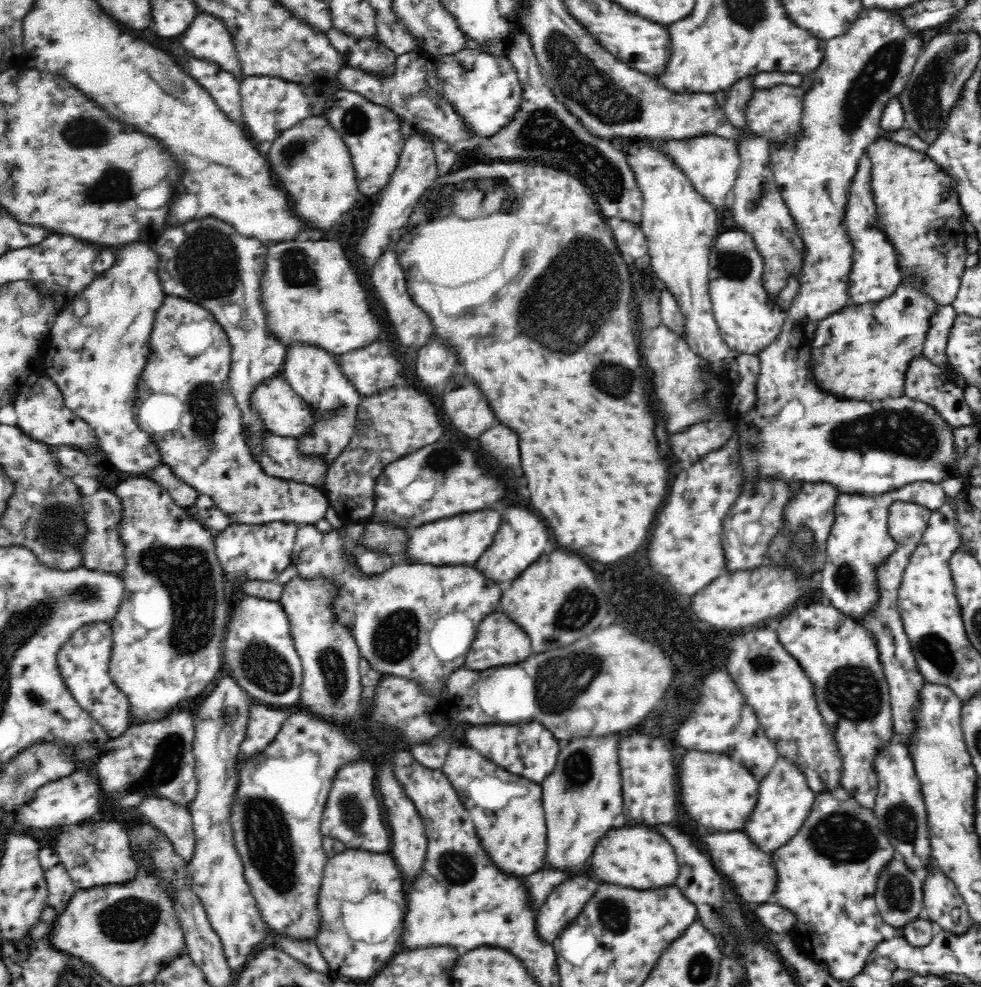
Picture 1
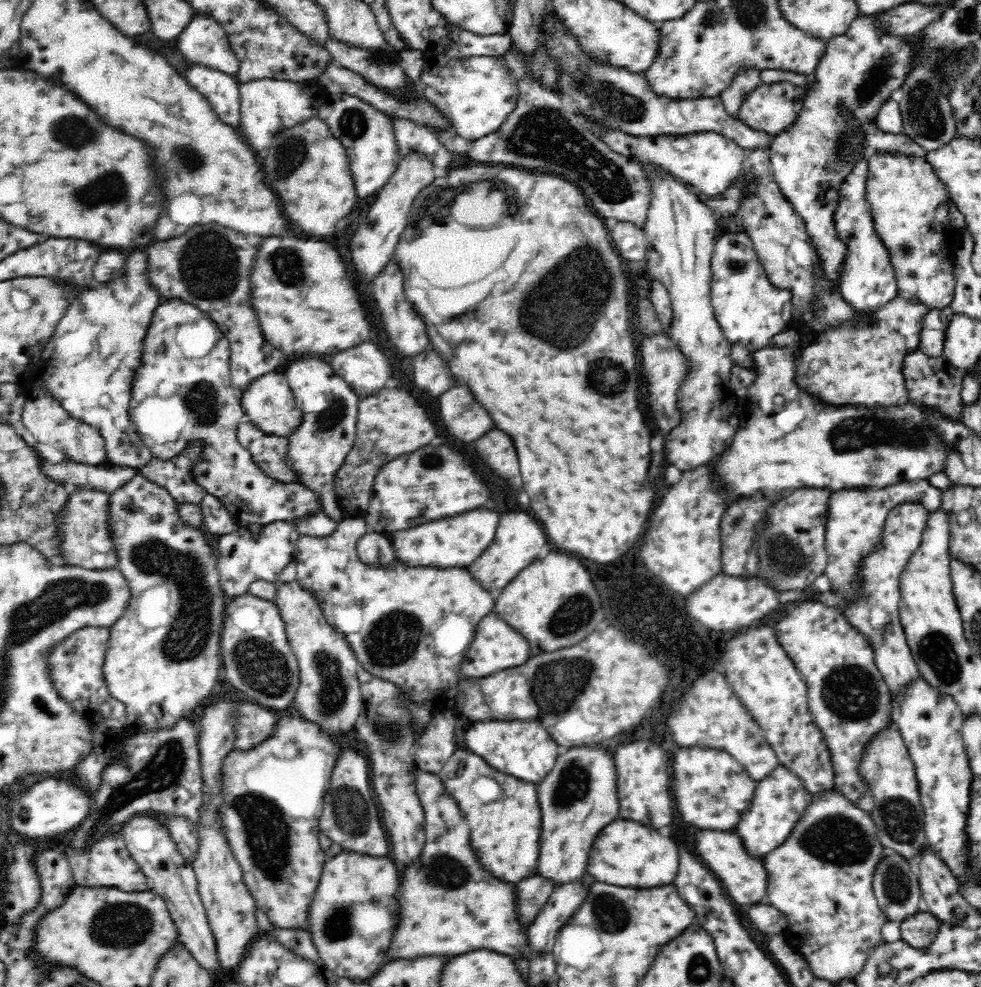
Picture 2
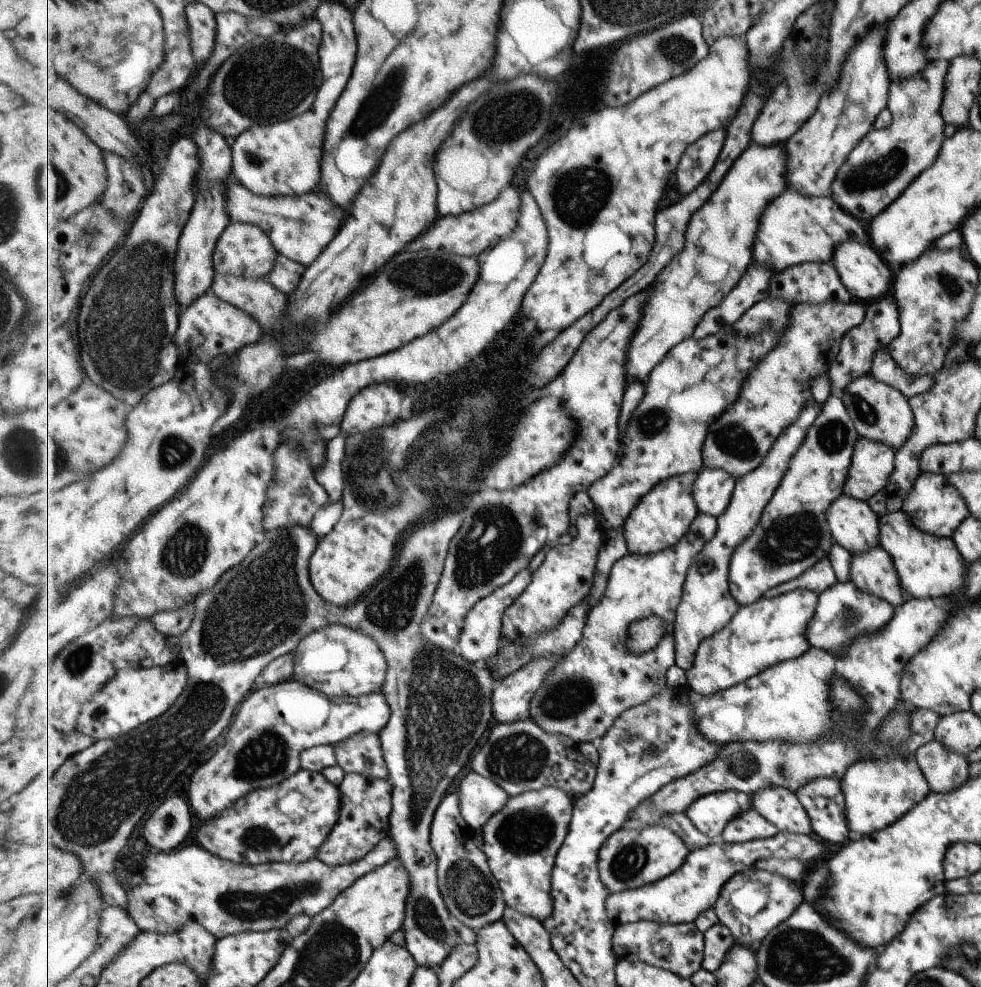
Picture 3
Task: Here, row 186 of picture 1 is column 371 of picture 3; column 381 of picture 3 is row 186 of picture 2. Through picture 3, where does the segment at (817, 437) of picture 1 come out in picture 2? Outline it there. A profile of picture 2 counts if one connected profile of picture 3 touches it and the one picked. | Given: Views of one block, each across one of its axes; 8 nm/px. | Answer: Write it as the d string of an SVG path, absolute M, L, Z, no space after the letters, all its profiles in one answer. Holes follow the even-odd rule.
M860 13L851 23L848 32L827 40L825 53L813 73L815 82L806 93L797 121L790 129L773 137L768 146L774 180L796 215L806 225L806 235L810 237L810 244L818 255L818 271L822 273L822 285L830 293L840 293L839 278L849 255L847 244L838 236L834 222L834 213L841 200L842 183L845 183L846 177L854 168L854 158L862 152L861 146L867 137L865 126L875 124L882 105L906 82L918 61L915 39L891 34L883 25L882 14Z

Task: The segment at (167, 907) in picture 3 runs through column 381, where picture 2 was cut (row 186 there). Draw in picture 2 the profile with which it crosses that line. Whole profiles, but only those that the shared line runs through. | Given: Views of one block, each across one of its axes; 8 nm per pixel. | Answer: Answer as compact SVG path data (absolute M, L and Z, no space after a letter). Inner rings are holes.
M867 158L856 162L852 172L846 177L845 183L841 186L841 200L834 213L834 222L838 236L847 244L849 255L846 257L843 271L839 280L839 292L844 300L854 308L854 310L878 310L886 302L899 294L897 285L897 274L895 273L892 261L890 260L889 250L874 228L874 221L866 196L866 183L869 176L869 162Z

